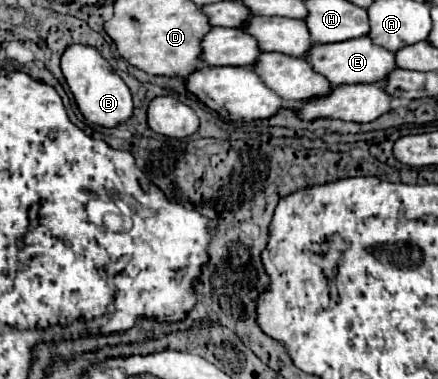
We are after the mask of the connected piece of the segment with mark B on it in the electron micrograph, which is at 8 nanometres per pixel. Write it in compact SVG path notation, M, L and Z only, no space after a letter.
M69 45L61 57L61 71L75 97L75 103L89 123L101 127L115 127L133 115L133 99L129 87L111 69L109 61L91 45Z

